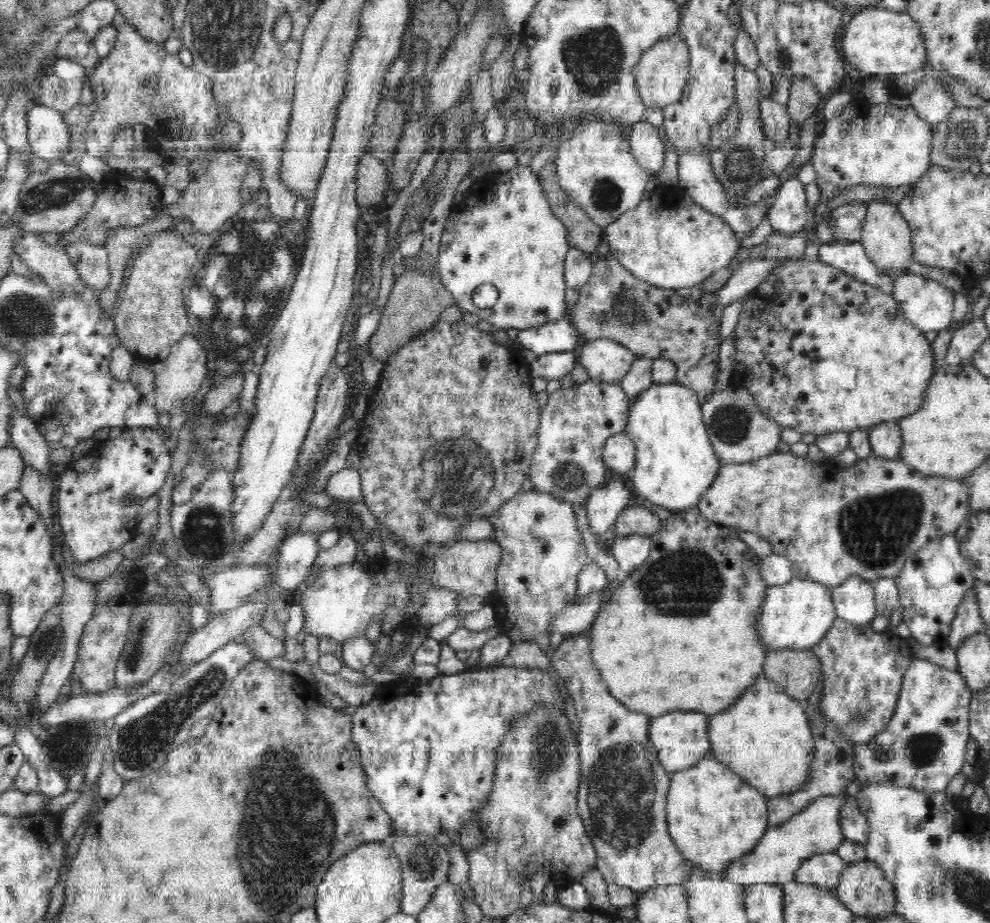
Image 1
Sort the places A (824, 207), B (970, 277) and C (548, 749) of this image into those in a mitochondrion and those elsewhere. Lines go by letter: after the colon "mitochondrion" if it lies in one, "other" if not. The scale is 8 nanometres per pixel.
A: other
B: other
C: mitochondrion

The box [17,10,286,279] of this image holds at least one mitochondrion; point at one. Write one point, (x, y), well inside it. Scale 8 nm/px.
(44, 197)

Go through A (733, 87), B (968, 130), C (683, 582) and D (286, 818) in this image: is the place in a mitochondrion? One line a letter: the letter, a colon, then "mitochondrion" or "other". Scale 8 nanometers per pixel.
A: other
B: mitochondrion
C: mitochondrion
D: mitochondrion

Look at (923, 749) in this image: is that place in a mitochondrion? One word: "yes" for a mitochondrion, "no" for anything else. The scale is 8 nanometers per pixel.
yes

